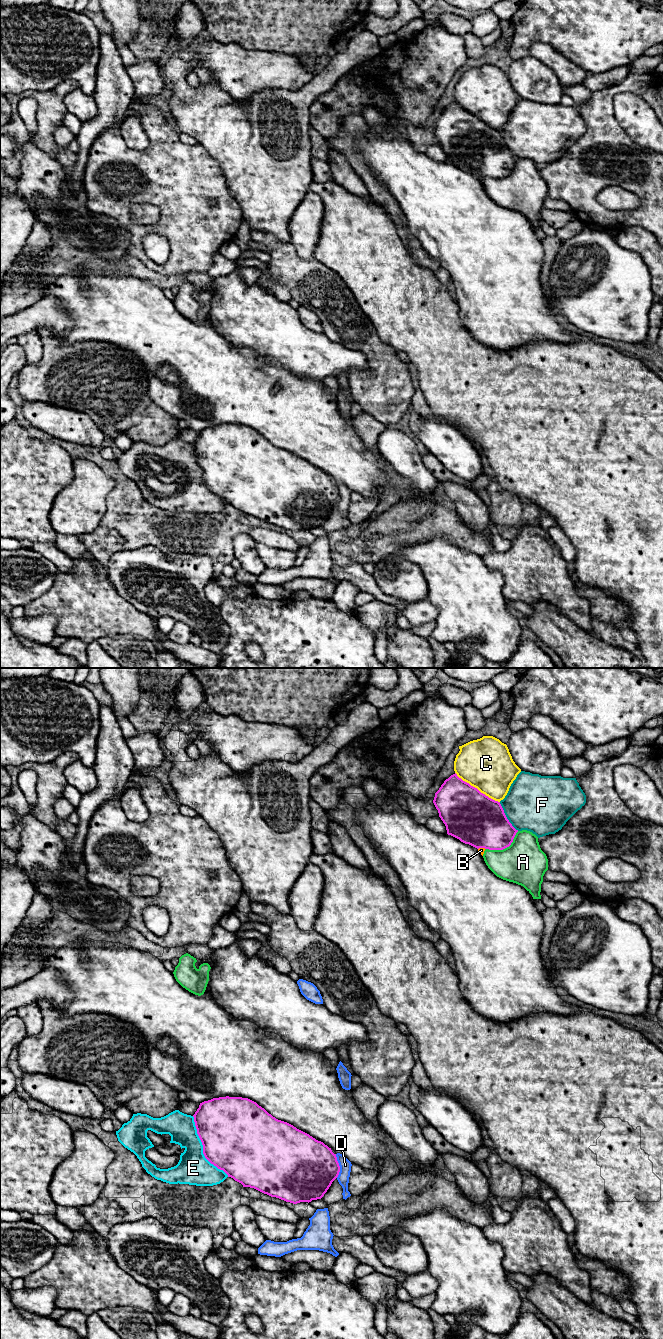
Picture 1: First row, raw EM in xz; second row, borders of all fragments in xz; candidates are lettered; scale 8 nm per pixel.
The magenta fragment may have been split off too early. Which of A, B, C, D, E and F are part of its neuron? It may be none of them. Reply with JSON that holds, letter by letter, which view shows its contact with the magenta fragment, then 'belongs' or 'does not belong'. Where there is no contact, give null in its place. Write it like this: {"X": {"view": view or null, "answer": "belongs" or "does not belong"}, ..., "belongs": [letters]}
{"A": {"view": "xz", "answer": "does not belong"}, "B": {"view": "xz", "answer": "does not belong"}, "C": {"view": "xz", "answer": "does not belong"}, "D": {"view": "xz", "answer": "does not belong"}, "E": {"view": "xz", "answer": "does not belong"}, "F": {"view": "xz", "answer": "does not belong"}, "belongs": []}

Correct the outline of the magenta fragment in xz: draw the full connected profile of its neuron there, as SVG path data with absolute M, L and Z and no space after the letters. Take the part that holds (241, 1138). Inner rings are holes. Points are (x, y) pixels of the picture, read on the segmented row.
M219 1097L200 1103L193 1115L205 1158L243 1187L297 1204L321 1199L338 1177L340 1166L327 1145L278 1120L256 1102Z

